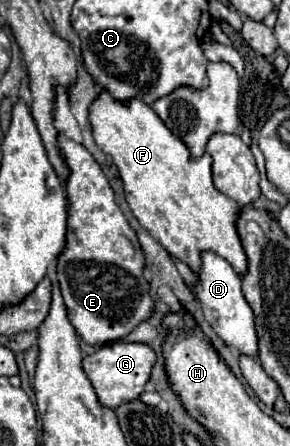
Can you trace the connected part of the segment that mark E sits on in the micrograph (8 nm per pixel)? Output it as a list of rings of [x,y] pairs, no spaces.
[[[58,135],[58,145],[70,169],[70,177],[66,181],[66,193],[70,201],[68,233],[66,247],[58,257],[58,281],[68,309],[68,319],[74,325],[76,333],[84,343],[100,347],[112,341],[126,339],[140,323],[144,323],[152,315],[154,299],[150,295],[150,283],[144,279],[146,257],[134,229],[128,225],[124,213],[116,205],[114,191],[94,157],[82,145],[66,139],[64,135]]]

